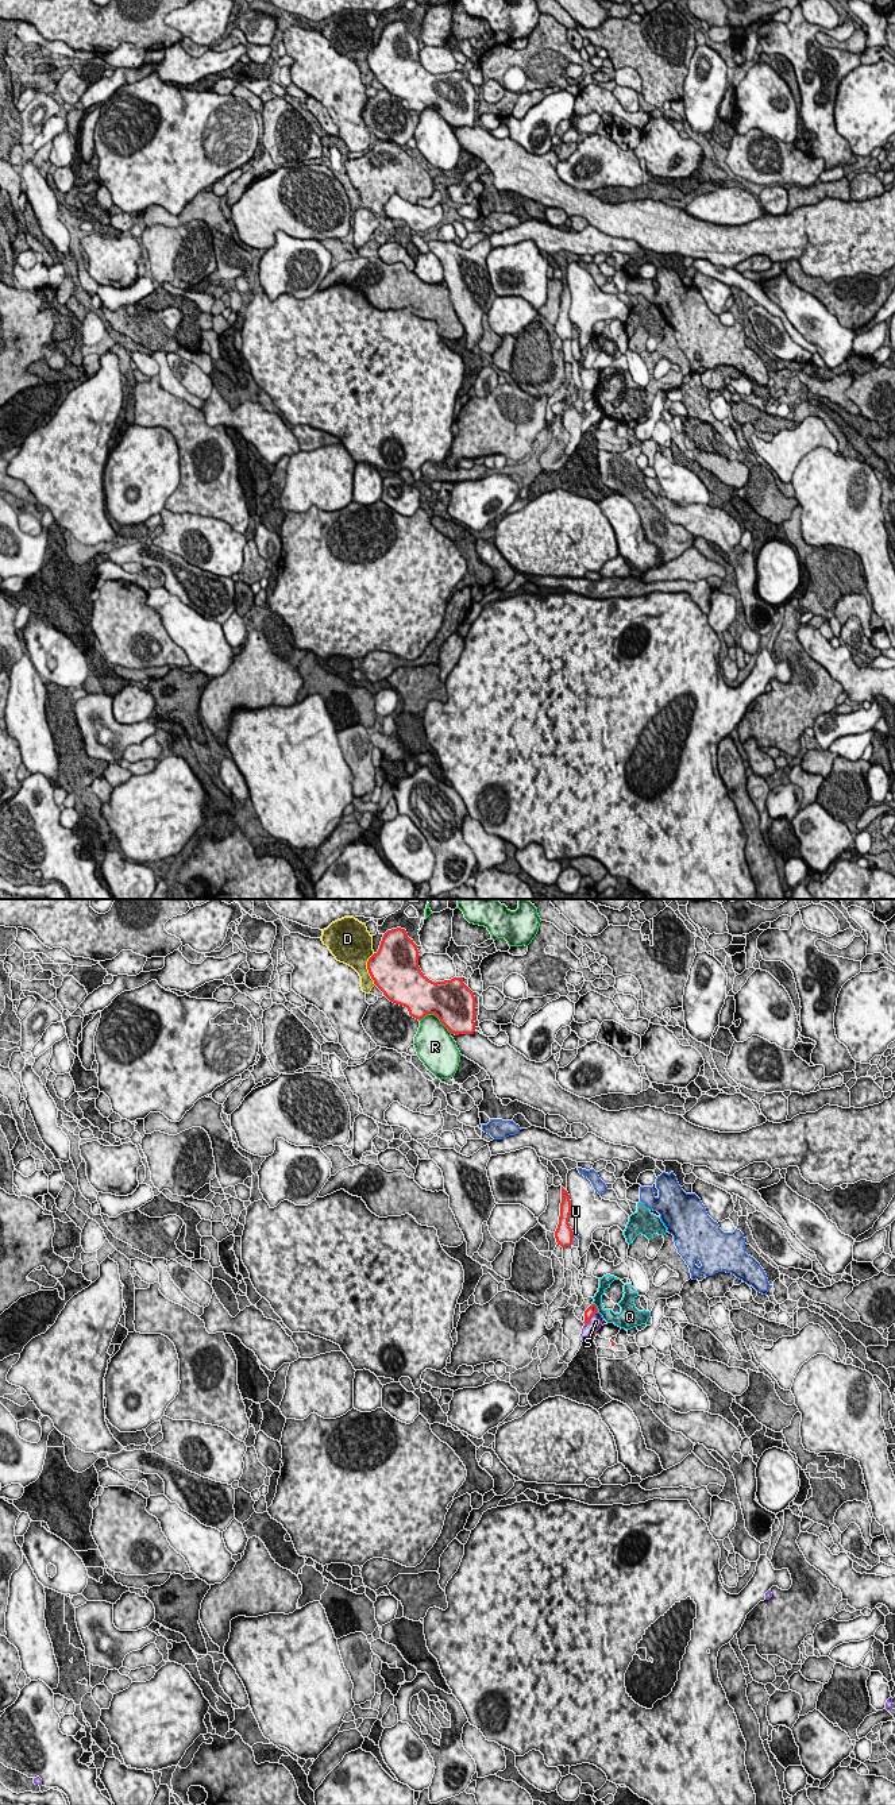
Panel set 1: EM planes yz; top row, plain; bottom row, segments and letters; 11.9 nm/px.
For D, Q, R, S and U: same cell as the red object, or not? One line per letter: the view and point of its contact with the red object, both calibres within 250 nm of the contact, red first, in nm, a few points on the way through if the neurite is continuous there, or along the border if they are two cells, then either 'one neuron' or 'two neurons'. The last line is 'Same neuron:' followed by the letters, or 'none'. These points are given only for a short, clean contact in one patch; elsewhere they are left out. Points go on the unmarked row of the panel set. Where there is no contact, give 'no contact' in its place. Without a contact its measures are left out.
D: contact yz (367, 61); calibres 460 and 360 nm; two neurons
Q: contact yz (595, 400); calibres 120 and 140 nm; border yz (593, 396), (598, 404); two neurons
R: contact yz (436, 108); calibres 500 and 380 nm; two neurons
S: contact yz (591, 409); calibres 120 and 160 nm; two neurons
U: contact yz (573, 326); calibres 220 and 50 nm; two neurons
Same neuron: none

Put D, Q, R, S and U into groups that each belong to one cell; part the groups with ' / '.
D / Q / R / S / U

